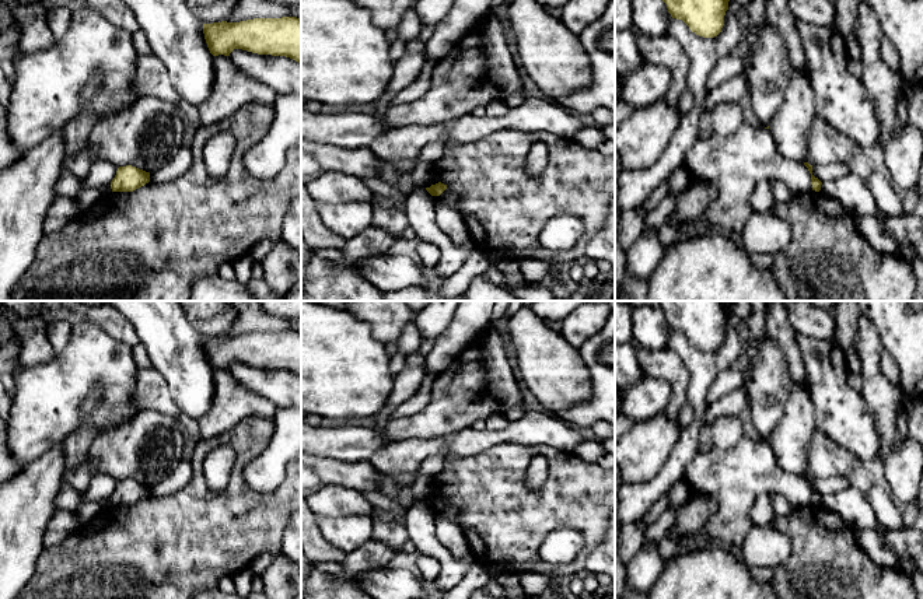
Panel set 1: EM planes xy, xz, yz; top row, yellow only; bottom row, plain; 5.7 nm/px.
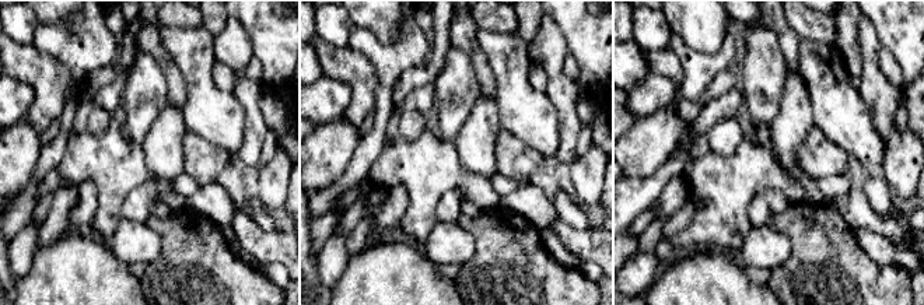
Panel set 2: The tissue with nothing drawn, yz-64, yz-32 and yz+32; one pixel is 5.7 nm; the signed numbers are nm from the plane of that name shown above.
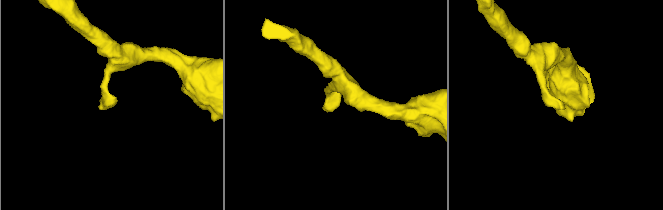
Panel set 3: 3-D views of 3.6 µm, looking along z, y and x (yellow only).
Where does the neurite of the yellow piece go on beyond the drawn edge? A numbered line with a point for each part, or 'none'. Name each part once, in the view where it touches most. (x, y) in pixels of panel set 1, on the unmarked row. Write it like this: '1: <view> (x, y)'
none

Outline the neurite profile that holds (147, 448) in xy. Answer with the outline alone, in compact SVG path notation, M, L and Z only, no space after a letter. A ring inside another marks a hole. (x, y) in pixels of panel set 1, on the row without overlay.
M143 410L118 428L98 432L88 459L94 476L132 479L151 487L174 472L189 446L178 418Z

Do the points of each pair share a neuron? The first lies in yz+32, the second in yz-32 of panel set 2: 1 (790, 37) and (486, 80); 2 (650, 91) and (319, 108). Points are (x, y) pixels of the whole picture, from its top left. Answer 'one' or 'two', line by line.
1: one
2: one

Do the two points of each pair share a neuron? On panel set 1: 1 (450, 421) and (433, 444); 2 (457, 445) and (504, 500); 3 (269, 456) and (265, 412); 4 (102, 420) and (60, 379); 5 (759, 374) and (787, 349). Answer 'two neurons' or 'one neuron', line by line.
1: two neurons
2: two neurons
3: two neurons
4: one neuron
5: two neurons

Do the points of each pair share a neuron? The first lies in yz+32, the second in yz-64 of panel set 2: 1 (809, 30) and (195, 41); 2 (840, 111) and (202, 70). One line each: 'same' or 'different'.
1: different
2: same

